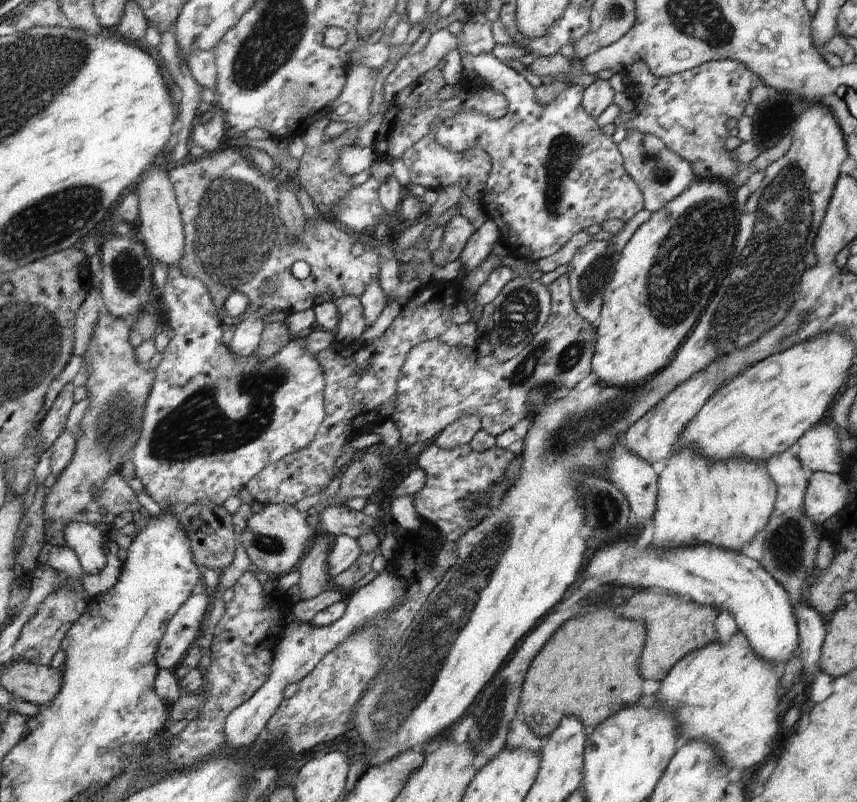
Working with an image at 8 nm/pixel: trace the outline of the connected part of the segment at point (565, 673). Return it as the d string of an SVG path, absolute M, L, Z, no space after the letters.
M595 605L595 610L575 616L569 622L565 622L555 636L545 644L545 648L539 652L539 656L533 660L527 682L523 686L521 696L521 710L523 720L541 736L551 736L560 722L566 716L579 717L586 728L592 729L598 724L617 715L623 708L635 706L643 697L643 682L640 663L644 652L645 640L647 640L647 628L641 620L629 620L620 615L620 608Z

